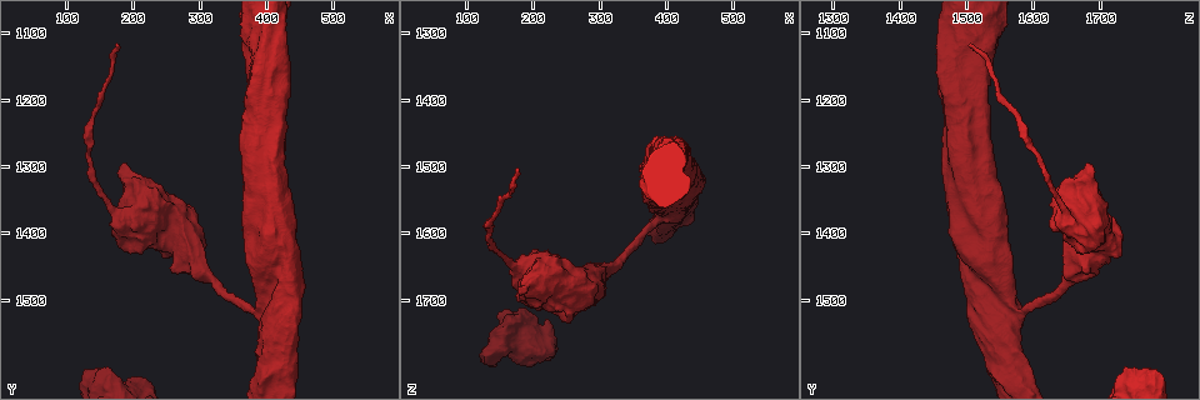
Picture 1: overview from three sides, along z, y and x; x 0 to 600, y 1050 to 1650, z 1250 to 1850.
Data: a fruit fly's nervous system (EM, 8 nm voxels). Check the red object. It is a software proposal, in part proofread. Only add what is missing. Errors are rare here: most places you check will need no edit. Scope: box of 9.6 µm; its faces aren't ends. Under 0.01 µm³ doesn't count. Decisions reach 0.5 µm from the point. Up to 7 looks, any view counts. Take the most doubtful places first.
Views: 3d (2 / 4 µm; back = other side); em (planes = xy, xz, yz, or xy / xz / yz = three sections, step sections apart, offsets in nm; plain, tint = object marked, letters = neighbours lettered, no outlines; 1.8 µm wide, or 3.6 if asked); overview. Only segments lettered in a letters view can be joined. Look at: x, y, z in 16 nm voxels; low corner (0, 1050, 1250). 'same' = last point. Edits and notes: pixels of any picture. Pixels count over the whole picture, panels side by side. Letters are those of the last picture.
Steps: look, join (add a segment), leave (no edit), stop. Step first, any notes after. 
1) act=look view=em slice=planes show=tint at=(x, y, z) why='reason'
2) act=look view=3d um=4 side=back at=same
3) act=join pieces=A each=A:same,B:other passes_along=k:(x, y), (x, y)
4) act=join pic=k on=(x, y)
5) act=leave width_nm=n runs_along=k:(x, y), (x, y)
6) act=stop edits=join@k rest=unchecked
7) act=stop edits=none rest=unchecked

act=look view=3d um=2 at=(175, 1115, 1500) why='end of a long branch'

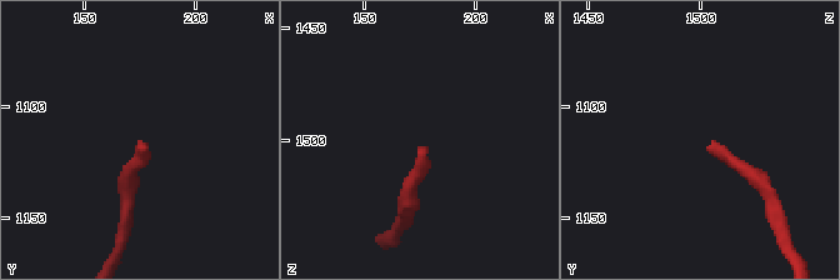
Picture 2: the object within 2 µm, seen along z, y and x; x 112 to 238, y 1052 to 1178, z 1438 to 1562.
act=look view=em slice=planes show=letters at=(176, 1118, 1504) why='shape alone is not enough'

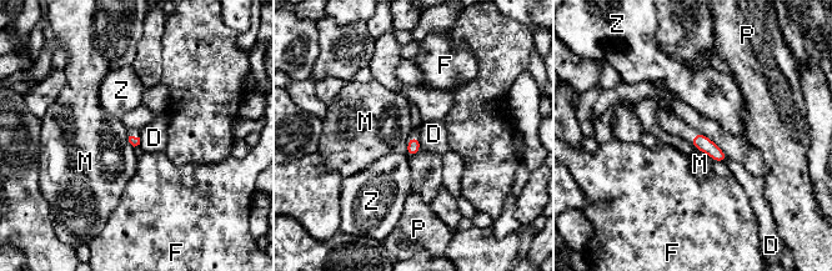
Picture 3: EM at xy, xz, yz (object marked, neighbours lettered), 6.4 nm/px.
act=leave longest_contact=M:120nm each=D:other,F:other,M:other,P:other,Z:other found='no lettered segment goes on from it'

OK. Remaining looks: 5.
act=look view=em slice=planes show=letters at=(130, 1620, 1800) why='thick end'

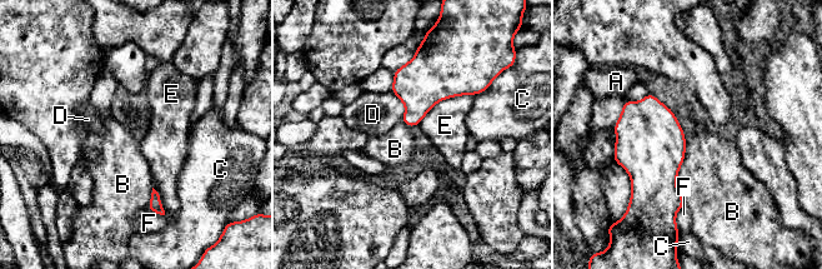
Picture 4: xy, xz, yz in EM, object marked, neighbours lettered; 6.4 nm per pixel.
act=leave each=A:other,B:other,C:other,D:other,E:other,F:other found='no lettered segment goes on from it'

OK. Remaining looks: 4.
act=look view=3d um=4 at=(440, 1540, 1510) why='an open end'

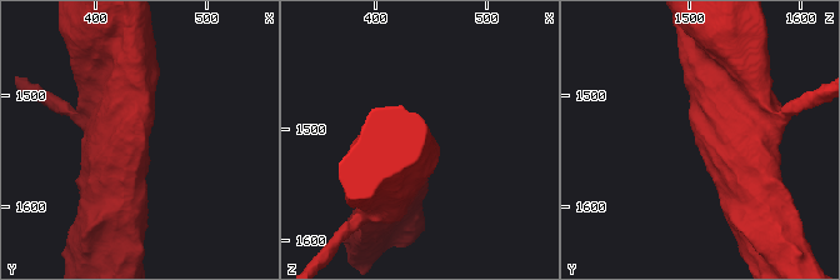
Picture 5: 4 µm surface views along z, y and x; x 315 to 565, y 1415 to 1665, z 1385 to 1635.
act=look view=em um=3.6 slice=xy step=8 show=plain at=(444, 1542, 1506) why='need the tissue'

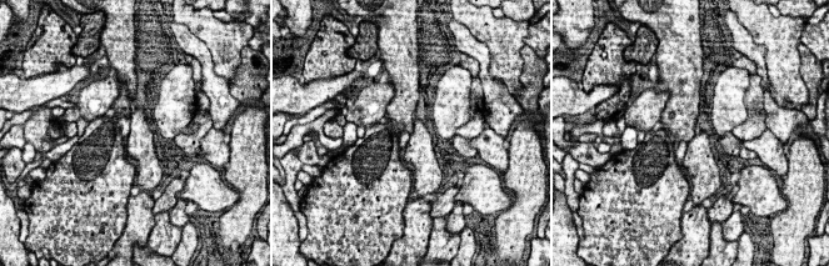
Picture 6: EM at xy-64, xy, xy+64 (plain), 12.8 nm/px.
act=look view=em um=3.6 slice=xy step=8 show=letters at=same

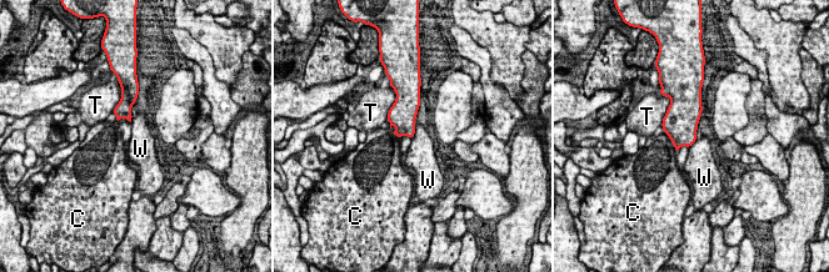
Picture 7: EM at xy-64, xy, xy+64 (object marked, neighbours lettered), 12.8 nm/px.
act=leave longest_contact=T:360nm each=C:other,T:other,W:other found='no lettered segment goes on from it'

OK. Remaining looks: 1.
act=stop edits=none rest=unchecked

